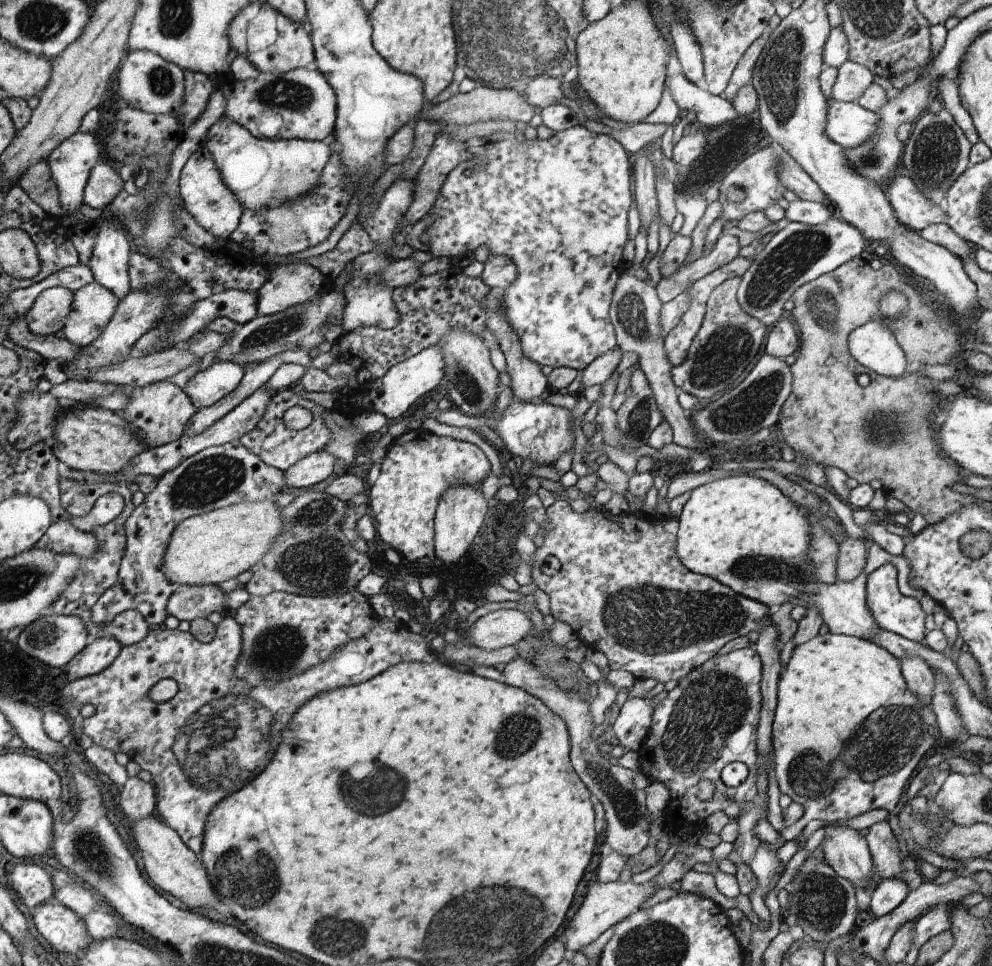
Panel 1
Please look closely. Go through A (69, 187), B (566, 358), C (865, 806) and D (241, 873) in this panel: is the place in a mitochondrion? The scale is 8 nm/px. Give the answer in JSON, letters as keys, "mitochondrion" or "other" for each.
{"A":"other","B":"other","C":"other","D":"mitochondrion"}

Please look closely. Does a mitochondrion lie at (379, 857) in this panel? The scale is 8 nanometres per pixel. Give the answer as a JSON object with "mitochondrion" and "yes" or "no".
{"mitochondrion":"no"}

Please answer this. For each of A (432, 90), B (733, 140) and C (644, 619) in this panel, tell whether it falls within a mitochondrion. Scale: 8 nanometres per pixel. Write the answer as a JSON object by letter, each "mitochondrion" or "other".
{"A":"other","B":"mitochondrion","C":"mitochondrion"}

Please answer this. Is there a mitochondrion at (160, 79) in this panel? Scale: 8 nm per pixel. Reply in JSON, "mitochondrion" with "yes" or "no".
{"mitochondrion":"yes"}

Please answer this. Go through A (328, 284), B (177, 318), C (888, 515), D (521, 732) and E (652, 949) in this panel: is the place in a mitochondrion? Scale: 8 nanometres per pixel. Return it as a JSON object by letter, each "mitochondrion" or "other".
{"A":"other","B":"other","C":"other","D":"mitochondrion","E":"mitochondrion"}

